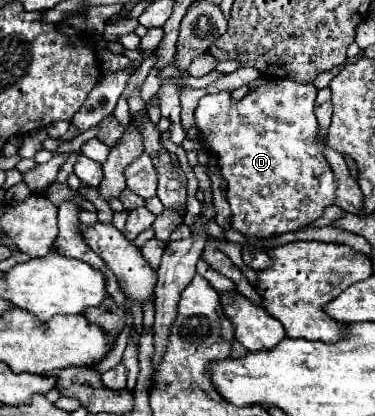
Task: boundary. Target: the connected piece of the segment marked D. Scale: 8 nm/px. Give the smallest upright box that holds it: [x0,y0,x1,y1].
[194,79,336,239]

